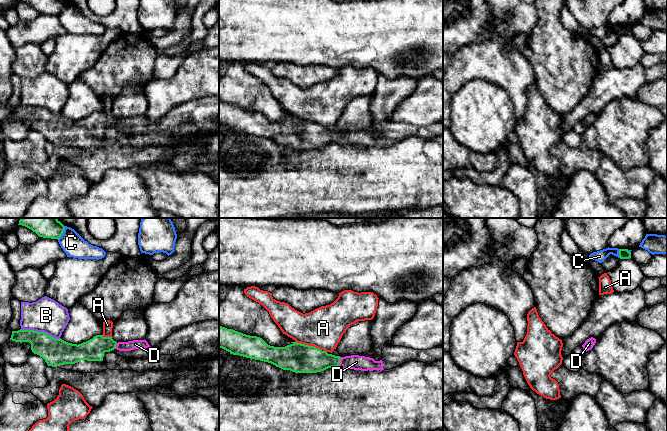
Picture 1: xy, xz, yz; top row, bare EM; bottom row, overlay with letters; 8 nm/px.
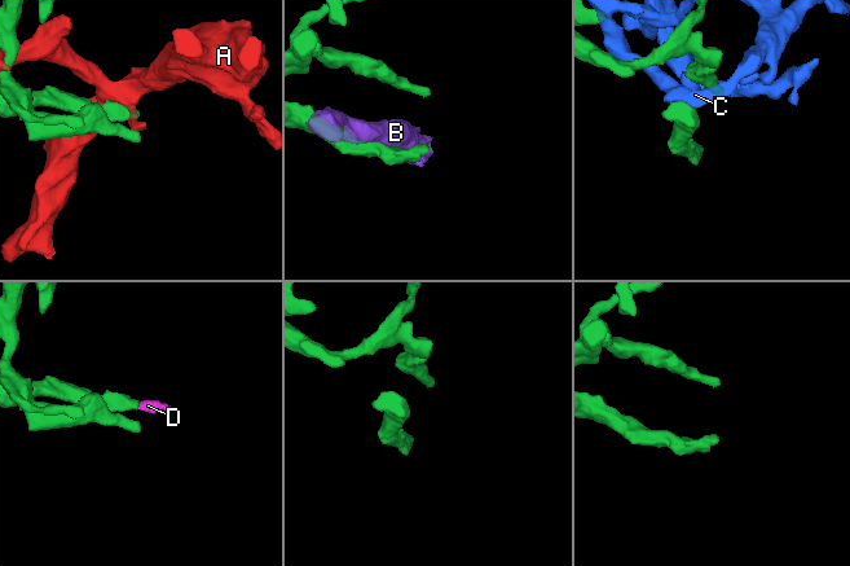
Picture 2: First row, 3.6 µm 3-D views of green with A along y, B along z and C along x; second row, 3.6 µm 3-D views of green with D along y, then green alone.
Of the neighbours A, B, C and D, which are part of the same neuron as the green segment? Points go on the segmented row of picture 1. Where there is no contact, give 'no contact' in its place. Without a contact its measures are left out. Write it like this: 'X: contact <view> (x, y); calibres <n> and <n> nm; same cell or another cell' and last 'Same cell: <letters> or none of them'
A: contact xz (308, 345); calibres 240 and 320 nm; another cell
B: contact xy (41, 332); calibres 220 and 280 nm; another cell
C: contact yz (619, 253); calibres 80 and 90 nm; another cell
D: contact xz (339, 362); calibres 220 and 120 nm; same cell
Same cell: D

